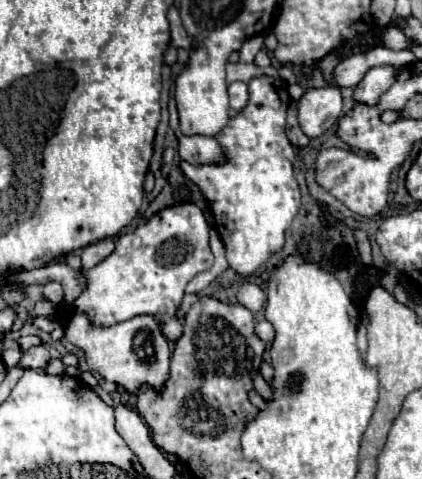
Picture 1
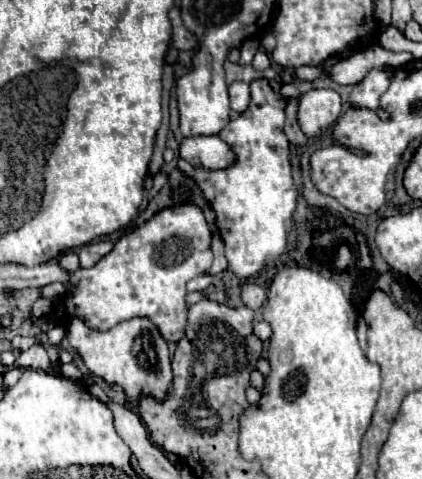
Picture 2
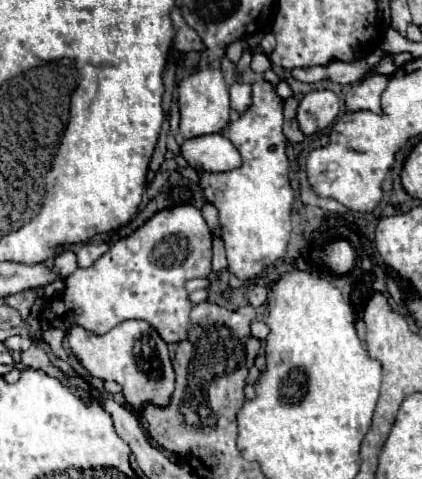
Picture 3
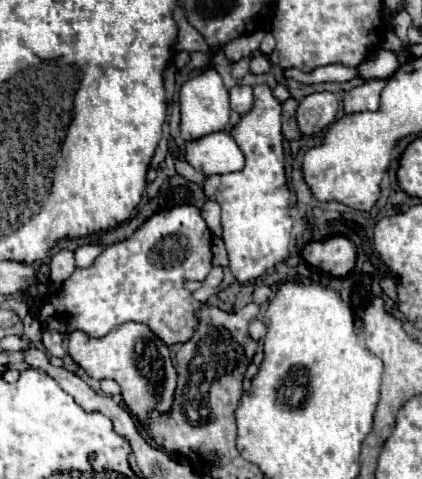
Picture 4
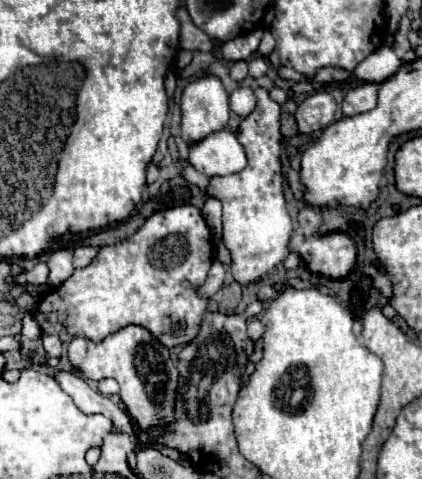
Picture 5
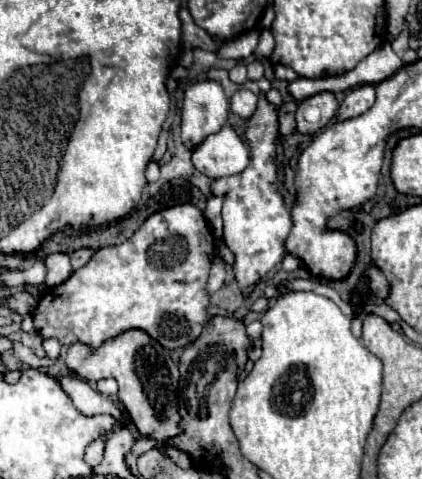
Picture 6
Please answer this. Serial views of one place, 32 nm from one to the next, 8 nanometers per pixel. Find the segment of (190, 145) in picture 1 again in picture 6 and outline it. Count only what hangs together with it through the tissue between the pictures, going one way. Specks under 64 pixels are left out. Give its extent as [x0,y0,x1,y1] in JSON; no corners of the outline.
[192,126,248,178]

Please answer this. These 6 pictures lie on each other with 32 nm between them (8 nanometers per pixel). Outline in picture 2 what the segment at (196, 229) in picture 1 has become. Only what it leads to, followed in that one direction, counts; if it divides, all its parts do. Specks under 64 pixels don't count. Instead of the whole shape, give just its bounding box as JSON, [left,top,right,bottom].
[50,204,212,342]

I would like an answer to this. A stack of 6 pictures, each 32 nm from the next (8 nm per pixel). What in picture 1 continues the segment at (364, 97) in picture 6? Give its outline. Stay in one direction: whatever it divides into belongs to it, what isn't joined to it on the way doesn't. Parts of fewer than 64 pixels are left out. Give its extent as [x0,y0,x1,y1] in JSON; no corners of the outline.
[354,66,396,104]

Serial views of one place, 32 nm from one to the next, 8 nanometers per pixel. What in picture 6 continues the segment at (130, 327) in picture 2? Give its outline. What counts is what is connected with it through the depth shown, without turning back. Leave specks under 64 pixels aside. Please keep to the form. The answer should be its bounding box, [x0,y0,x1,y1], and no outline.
[66,328,180,444]

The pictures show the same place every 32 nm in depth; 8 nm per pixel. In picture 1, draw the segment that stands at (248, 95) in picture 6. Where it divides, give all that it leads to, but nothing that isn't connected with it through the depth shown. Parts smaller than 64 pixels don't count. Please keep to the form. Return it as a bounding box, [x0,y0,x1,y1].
[228,82,248,110]

